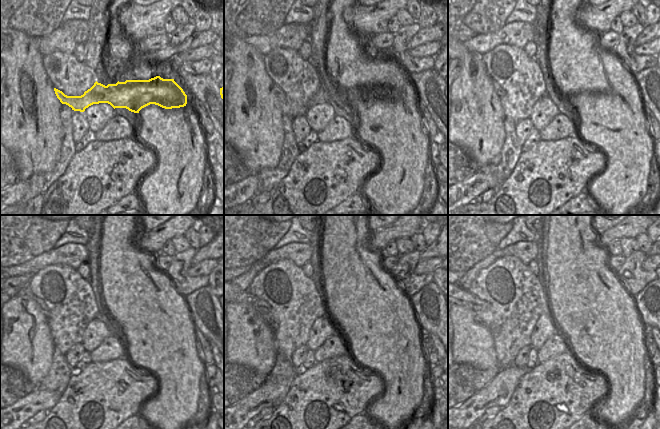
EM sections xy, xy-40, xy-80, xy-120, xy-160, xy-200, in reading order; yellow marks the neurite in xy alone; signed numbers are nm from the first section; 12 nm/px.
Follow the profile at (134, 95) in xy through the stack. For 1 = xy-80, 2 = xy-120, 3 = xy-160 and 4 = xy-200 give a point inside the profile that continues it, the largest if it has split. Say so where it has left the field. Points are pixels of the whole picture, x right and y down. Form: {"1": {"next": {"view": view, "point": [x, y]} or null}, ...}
{"1": {"next": {"view": "xy-80", "point": [498, 89]}}, "2": {"next": {"view": "xy-120", "point": [45, 310]}}, "3": {"next": {"view": "xy-160", "point": [263, 307]}}, "4": {"next": {"view": "xy-200", "point": [468, 300]}}}

